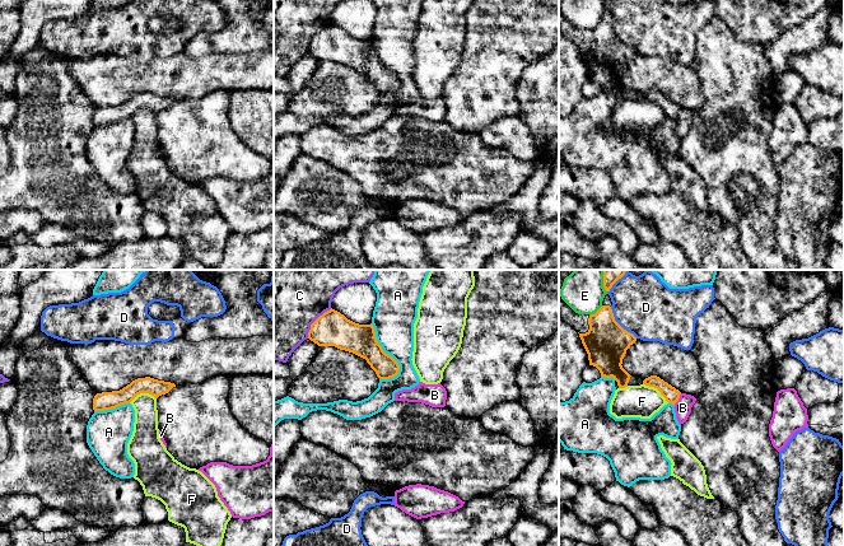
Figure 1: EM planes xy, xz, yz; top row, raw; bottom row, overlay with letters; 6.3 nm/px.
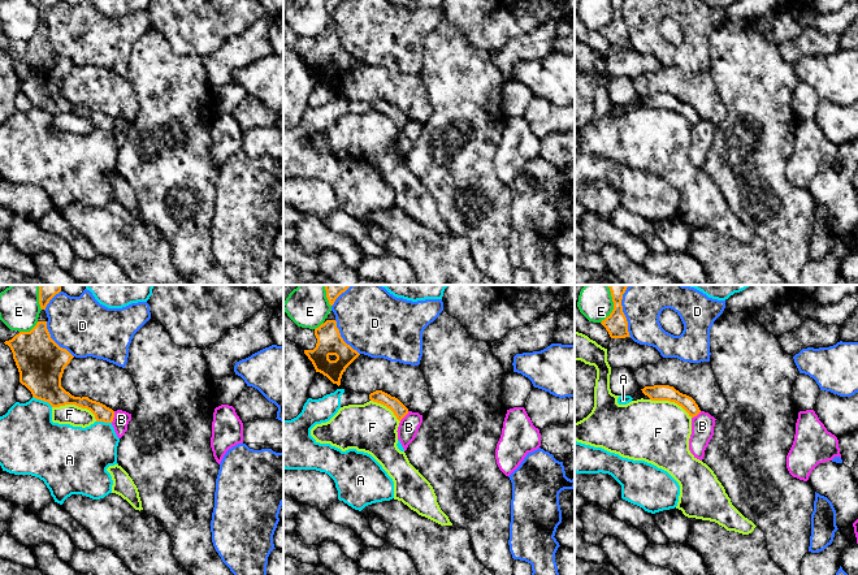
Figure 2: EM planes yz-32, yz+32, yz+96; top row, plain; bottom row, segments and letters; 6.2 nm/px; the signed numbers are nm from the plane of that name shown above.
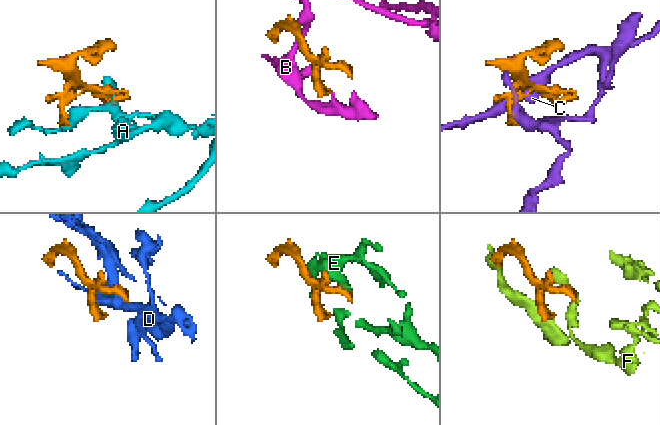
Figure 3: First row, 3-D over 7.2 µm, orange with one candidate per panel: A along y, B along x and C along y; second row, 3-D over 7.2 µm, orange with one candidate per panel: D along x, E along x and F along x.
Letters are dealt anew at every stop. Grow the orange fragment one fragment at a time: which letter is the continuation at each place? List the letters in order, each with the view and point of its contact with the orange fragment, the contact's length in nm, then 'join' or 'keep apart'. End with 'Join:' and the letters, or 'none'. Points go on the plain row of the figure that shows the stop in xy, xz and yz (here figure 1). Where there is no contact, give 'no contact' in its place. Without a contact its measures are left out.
A: meets orange in xz at (383, 66); contact 380 nm long; keep apart
B: meets orange in yz at (679, 112); contact 90 nm long; keep apart
C: meets orange in xz at (315, 36); contact 240 nm long; keep apart
D: meets orange in yz at (619, 40); contact 260 nm long; keep apart
E: meets orange in yz at (597, 26); contact 110 nm long; keep apart
F: meets orange in yz at (657, 103); contact 200 nm long; keep apart
Join: none

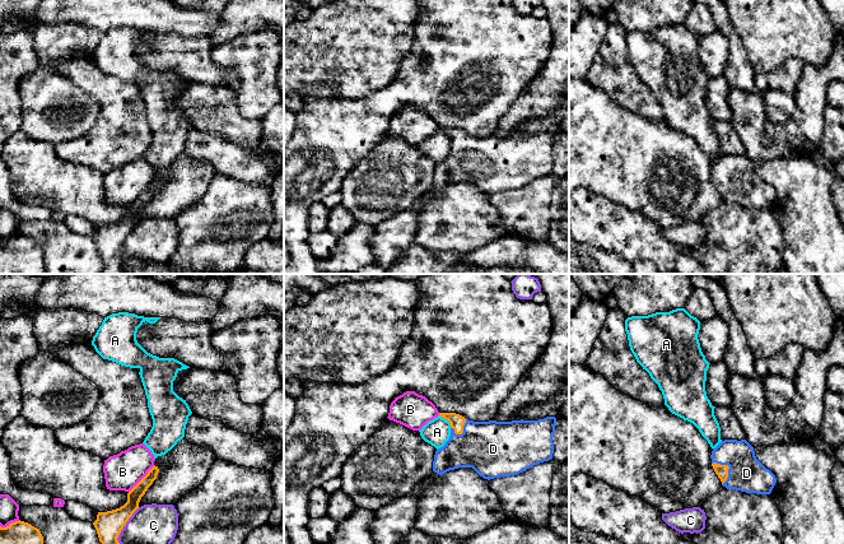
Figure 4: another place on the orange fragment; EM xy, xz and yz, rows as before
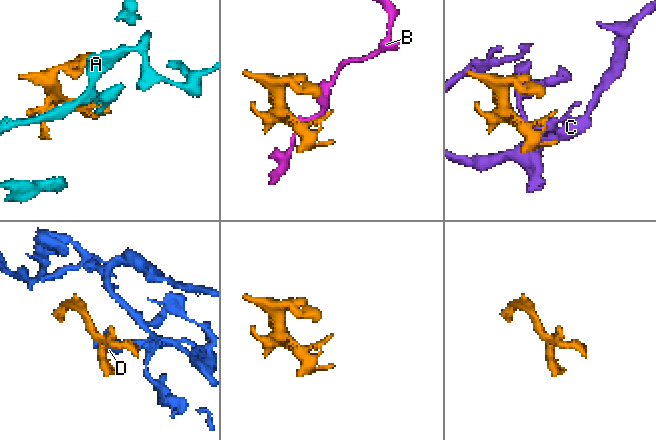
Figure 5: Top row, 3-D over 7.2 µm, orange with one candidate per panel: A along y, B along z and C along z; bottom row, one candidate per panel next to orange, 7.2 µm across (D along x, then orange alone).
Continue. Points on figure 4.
A: meets orange in xz at (447, 134); contact 120 nm long; keep apart
B: meets orange in xy at (141, 194); contact 240 nm long; keep apart
C: meets orange in xy at (124, 240); contact 280 nm long; keep apart
D: meets orange in yz at (728, 182); contact 160 nm long; join
Join: D

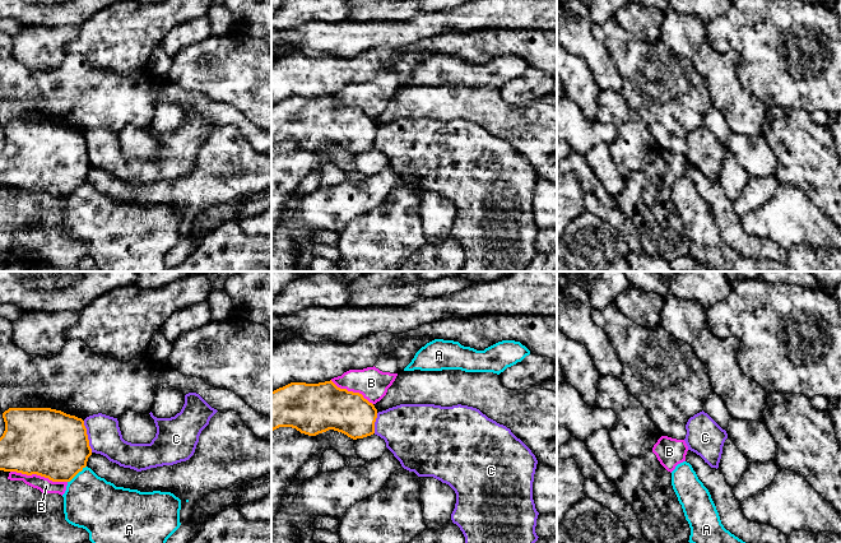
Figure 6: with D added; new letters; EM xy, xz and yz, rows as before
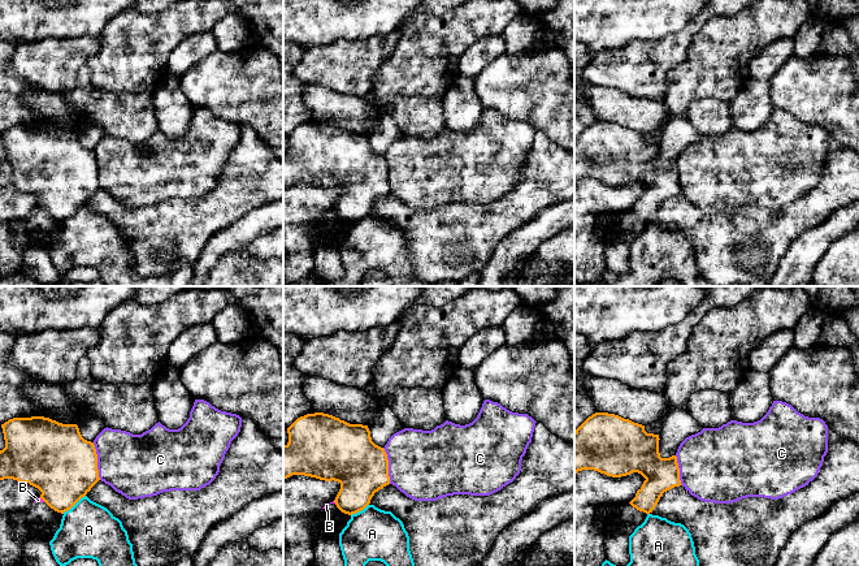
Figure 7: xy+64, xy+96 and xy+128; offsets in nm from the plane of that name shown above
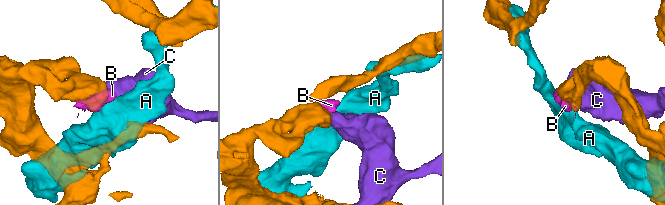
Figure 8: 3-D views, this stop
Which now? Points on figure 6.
A: meets orange in xy at (77, 188); contact 160 nm long; keep apart
B: meets orange in xy at (38, 189); contact 360 nm long; keep apart
C: meets orange in xy at (87, 151); contact 200 nm long; keep apart
Join: none

